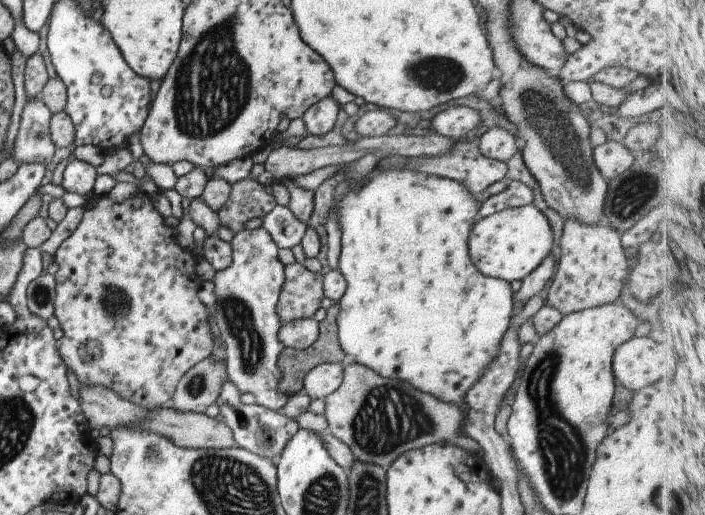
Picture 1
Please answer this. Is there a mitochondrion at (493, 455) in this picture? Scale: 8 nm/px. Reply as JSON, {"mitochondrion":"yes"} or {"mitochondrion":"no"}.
{"mitochondrion":"no"}

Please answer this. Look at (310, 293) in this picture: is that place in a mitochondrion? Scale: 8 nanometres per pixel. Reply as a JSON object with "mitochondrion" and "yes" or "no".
{"mitochondrion":"no"}

